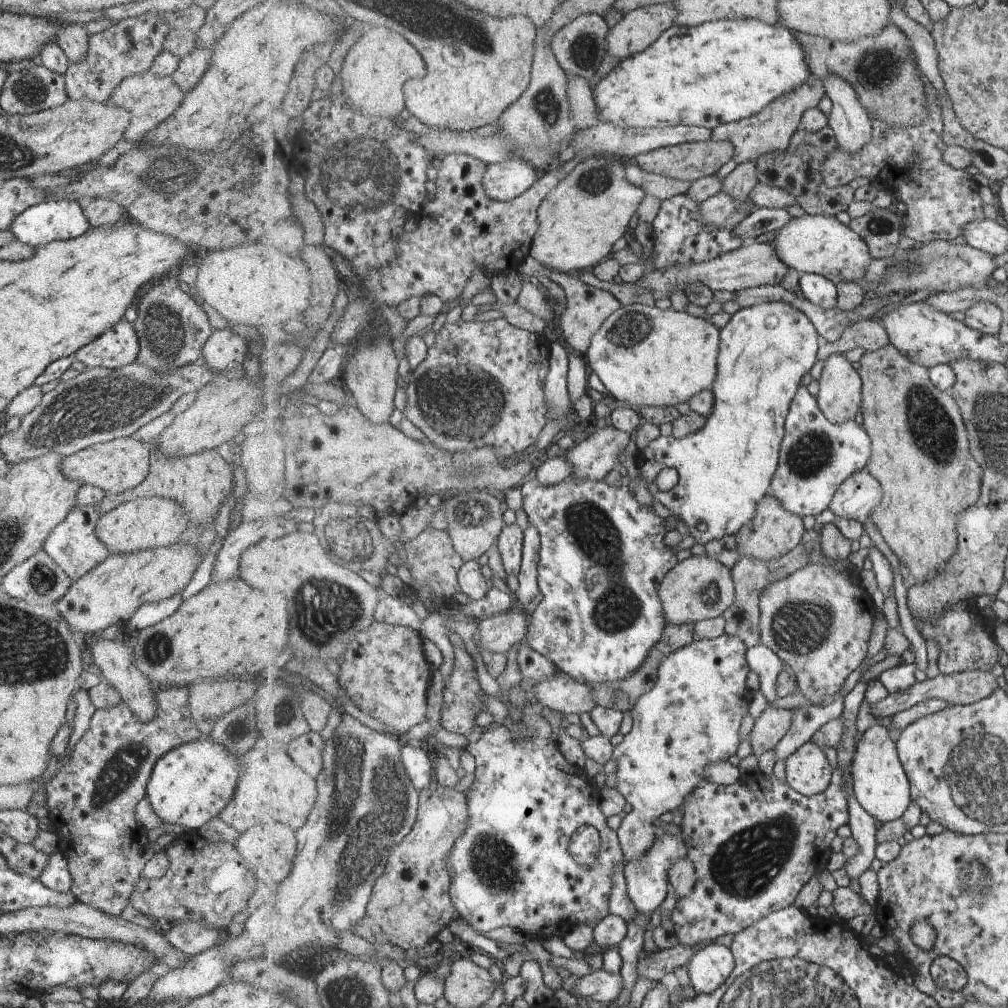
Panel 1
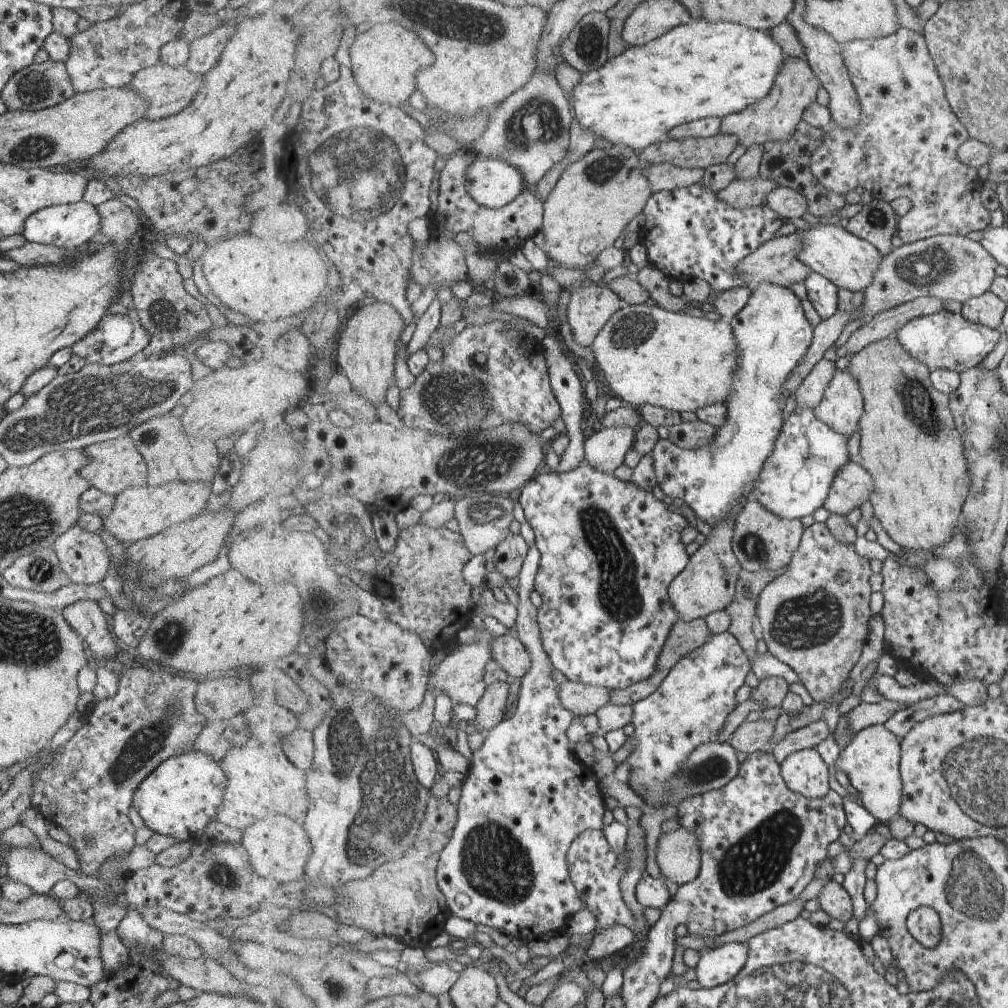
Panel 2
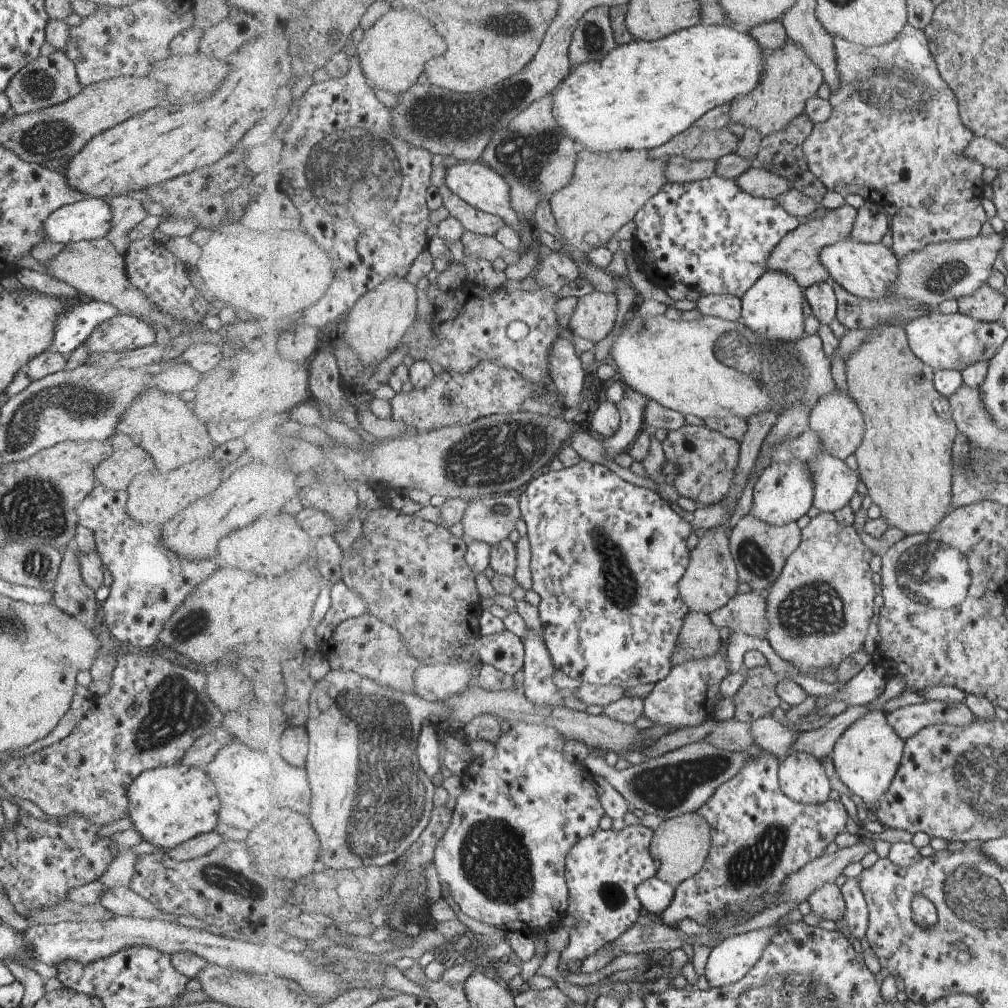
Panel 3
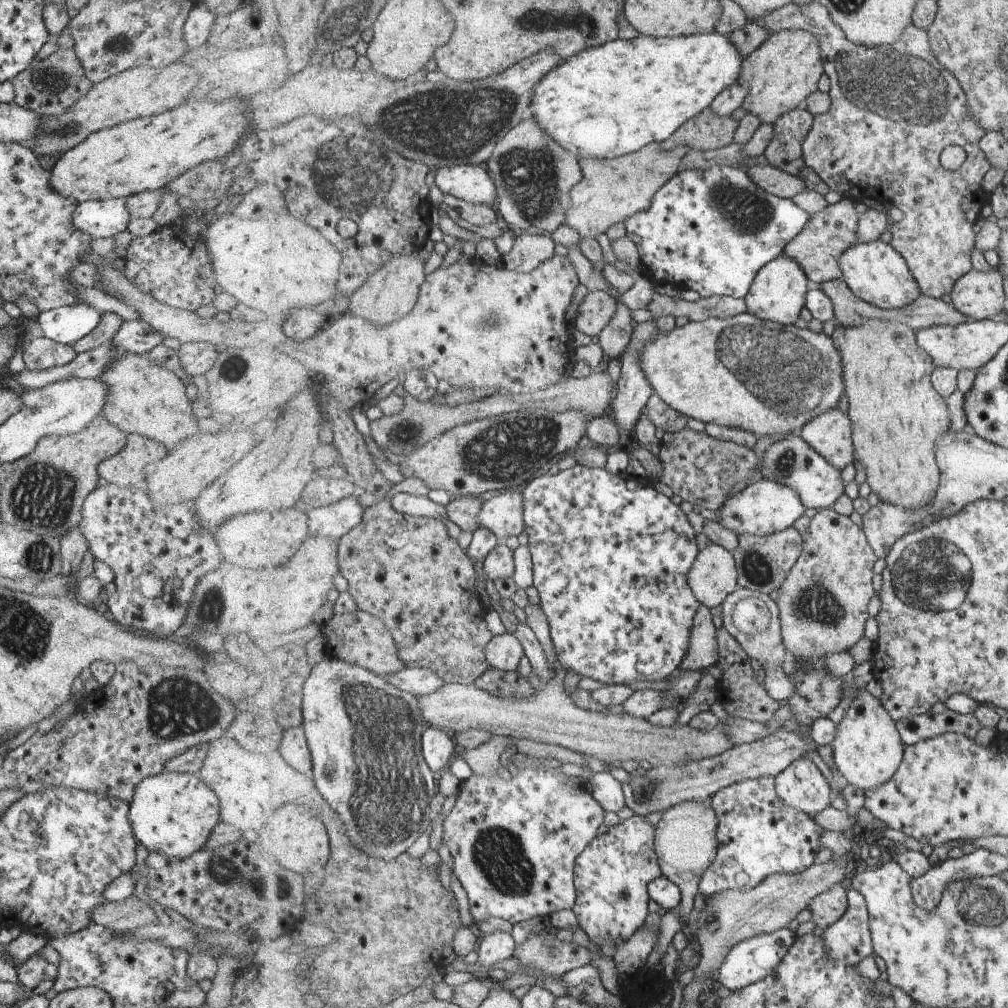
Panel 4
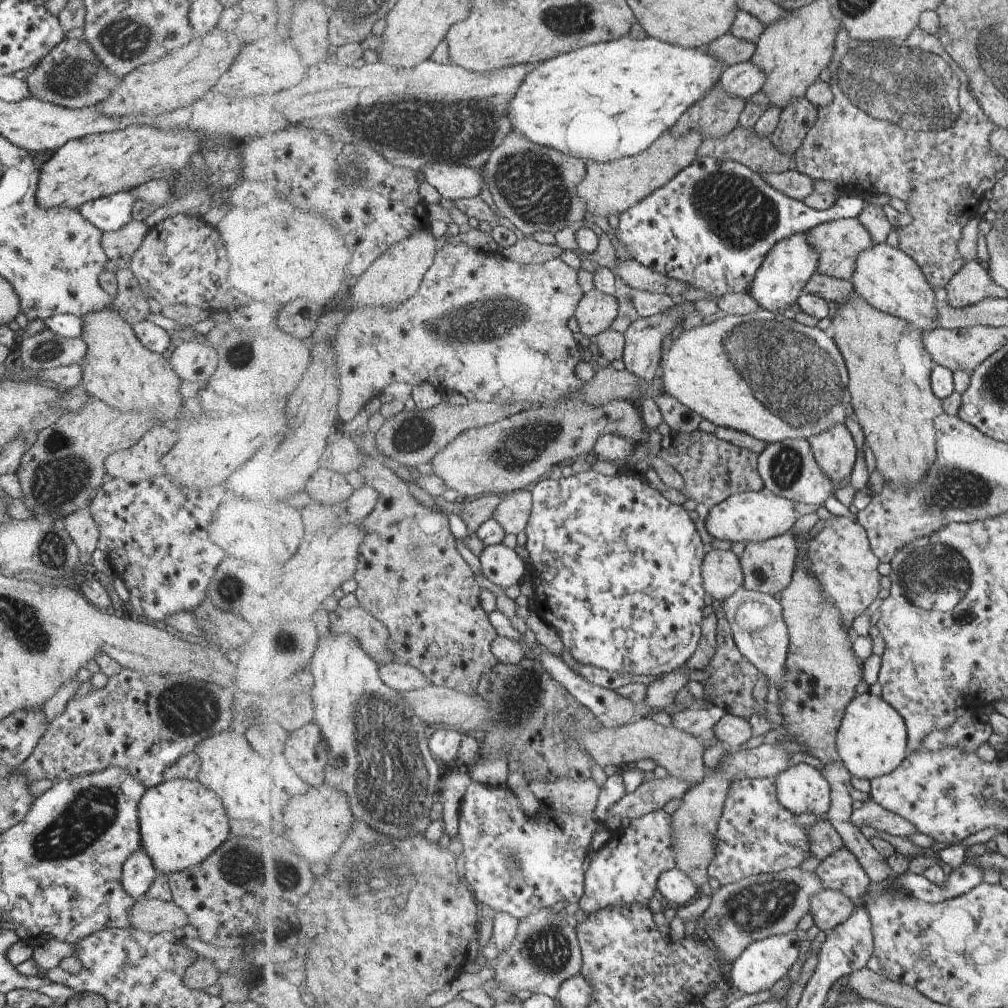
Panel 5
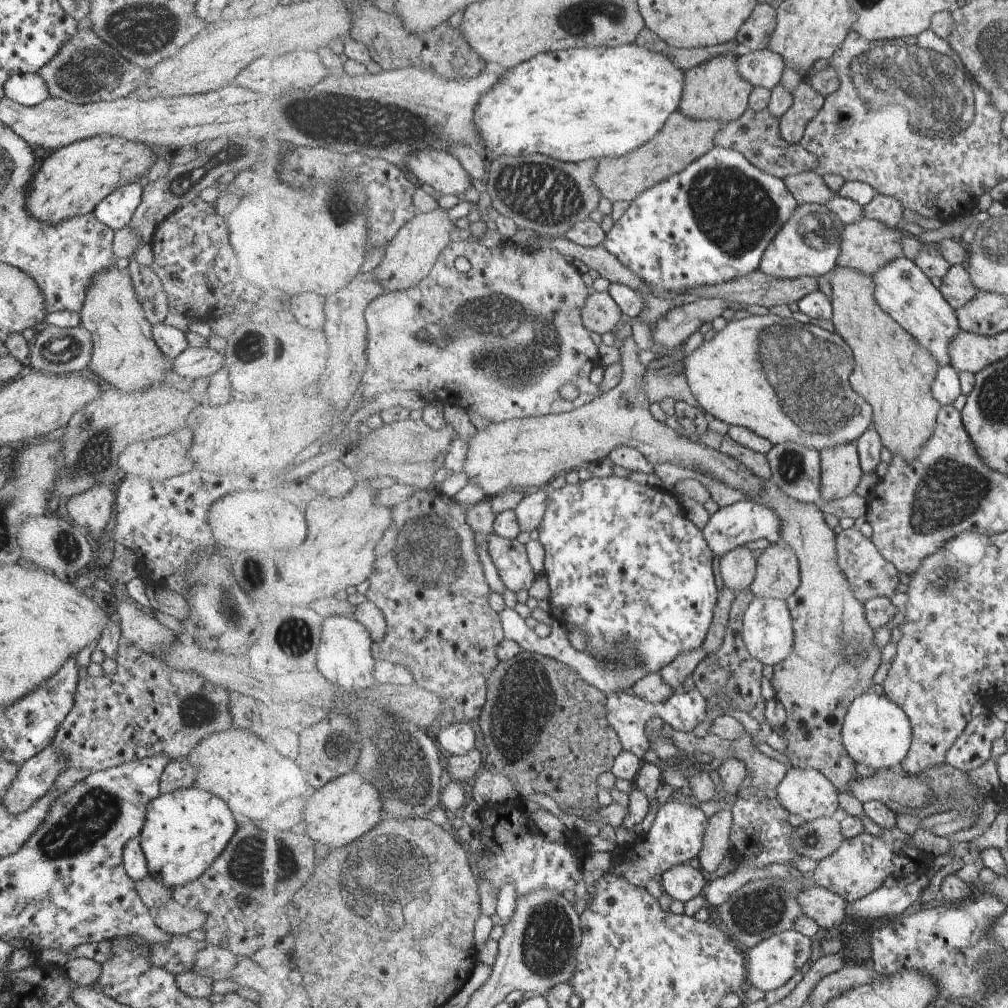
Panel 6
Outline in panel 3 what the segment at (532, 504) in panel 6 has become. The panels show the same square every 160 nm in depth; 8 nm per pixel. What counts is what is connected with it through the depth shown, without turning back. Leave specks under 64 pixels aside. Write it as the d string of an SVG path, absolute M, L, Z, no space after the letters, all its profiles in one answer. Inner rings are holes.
M496 493L475 499L461 522L464 537L468 541L499 545L509 538L521 517L520 499L514 493Z

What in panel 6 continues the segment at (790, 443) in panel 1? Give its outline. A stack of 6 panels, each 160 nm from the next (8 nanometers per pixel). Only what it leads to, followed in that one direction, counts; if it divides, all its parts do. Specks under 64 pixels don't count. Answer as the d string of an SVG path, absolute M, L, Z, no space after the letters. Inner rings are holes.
M751 498L737 501L721 509L719 508L709 519L703 532L716 559L718 559L725 556L728 552L735 550L737 547L749 544L749 542L768 540L775 545L781 543L781 527L781 519L773 509L759 504Z

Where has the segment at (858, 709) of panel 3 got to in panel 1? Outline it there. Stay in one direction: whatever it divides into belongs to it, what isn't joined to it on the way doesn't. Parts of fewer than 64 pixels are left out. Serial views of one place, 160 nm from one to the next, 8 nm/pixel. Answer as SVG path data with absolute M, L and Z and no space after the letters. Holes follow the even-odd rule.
M974 670L954 675L940 673L933 679L917 681L907 690L898 693L889 693L889 696L885 700L874 705L869 704L869 711L875 718L892 717L924 700L932 698L946 700L951 705L970 705L991 696L997 690L999 684L997 684L997 680L995 679L995 676L990 671Z

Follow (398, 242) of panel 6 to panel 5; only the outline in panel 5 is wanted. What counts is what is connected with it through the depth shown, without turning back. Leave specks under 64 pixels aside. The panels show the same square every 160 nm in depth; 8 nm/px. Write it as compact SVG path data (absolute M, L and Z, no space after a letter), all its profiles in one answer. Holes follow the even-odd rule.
M428 228L395 244L368 271L359 276L356 285L349 291L353 304L355 306L367 304L367 306L385 307L396 307L403 304L405 300L417 295L429 268L433 267L437 254L437 240Z

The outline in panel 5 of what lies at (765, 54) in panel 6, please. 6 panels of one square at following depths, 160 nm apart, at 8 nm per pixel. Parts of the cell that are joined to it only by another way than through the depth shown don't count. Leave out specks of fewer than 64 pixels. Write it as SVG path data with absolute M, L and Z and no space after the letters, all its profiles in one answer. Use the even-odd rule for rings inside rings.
M753 61L735 64L723 73L720 80L723 90L733 98L743 98L745 101L757 92L763 91L767 82L767 74L755 66Z

